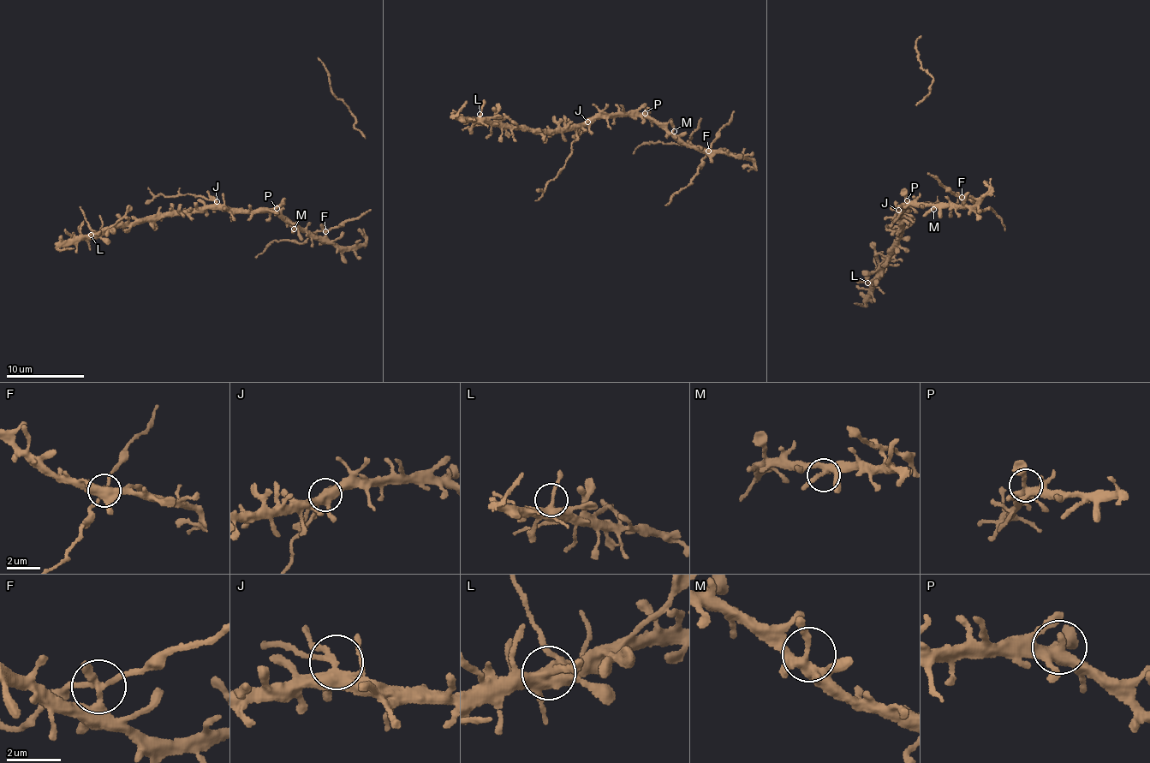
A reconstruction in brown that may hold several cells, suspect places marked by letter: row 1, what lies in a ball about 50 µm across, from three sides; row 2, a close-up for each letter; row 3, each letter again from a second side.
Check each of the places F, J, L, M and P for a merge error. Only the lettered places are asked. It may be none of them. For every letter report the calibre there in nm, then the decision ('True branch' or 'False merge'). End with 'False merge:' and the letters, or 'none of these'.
F: Thickness 260 nm. False merge
J: Thickness 360 nm. False merge
L: Thickness 280 nm. True branch
M: Thickness 320 nm. True branch
P: Thickness 340 nm. True branch
False merge: F, J

